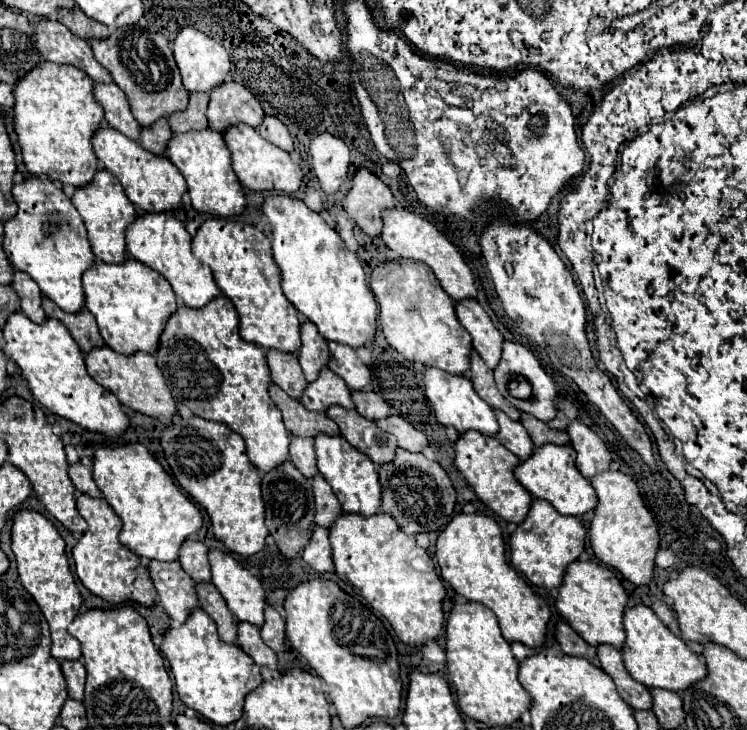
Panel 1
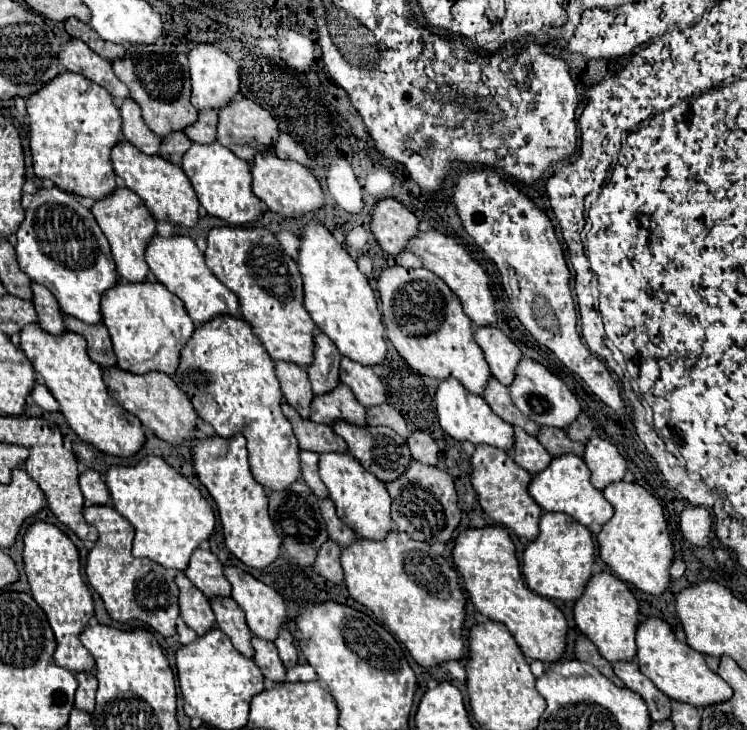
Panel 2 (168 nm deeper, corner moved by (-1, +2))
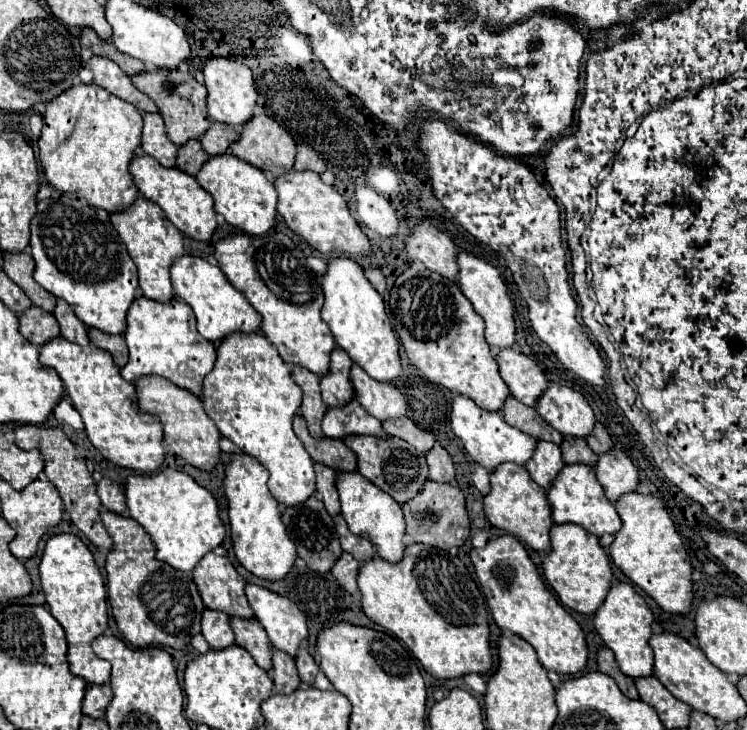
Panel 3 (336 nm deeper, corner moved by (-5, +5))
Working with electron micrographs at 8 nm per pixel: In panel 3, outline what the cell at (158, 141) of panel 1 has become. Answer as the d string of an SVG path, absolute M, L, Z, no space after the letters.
M189 139L177 151L177 167L189 175L195 175L201 169L201 163L205 163L205 159L207 159L207 153L203 151L197 139Z

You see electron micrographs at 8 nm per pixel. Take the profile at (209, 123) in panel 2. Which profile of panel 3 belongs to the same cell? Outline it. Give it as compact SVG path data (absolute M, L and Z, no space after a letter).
M213 121L199 141L209 155L221 155L221 153L227 153L229 145L237 139L237 135L239 135L237 127L231 127L229 123Z

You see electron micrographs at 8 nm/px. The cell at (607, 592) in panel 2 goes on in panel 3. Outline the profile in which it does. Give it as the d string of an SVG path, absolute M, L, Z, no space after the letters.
M613 583L601 607L593 613L593 625L603 643L615 653L621 671L629 677L647 677L653 673L653 651L649 647L653 613L645 599L629 583Z

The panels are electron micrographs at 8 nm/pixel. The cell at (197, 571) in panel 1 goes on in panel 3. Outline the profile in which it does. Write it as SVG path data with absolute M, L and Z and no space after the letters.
M207 553L193 569L195 585L205 607L225 611L227 615L253 617L245 597L245 579L235 571L225 555Z

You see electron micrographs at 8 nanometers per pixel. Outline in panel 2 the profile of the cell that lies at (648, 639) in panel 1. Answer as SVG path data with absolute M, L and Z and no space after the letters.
M649 618L647 622L639 624L637 648L637 664L641 672L671 700L691 706L713 706L731 698L731 686L719 674L713 674L707 668L705 658L699 652L695 652L687 644L679 644L667 622L659 618Z

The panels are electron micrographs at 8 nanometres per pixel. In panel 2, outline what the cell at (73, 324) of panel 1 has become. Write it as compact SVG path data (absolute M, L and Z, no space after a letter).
M67 316L67 330L81 334L87 344L89 344L89 356L93 358L93 362L97 362L99 366L103 366L105 370L109 370L111 366L117 364L113 346L111 346L111 338L109 332L105 328L105 324L85 324L77 318Z

